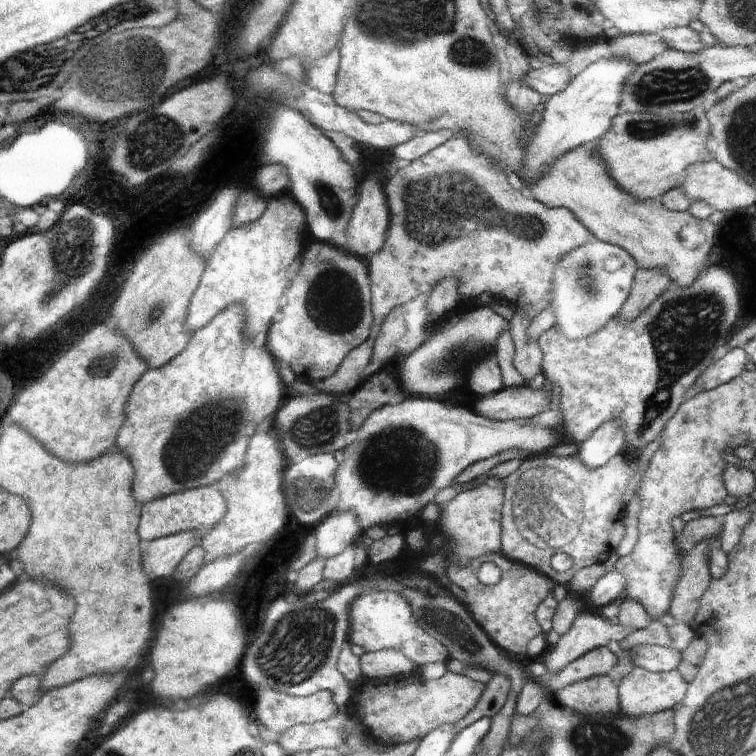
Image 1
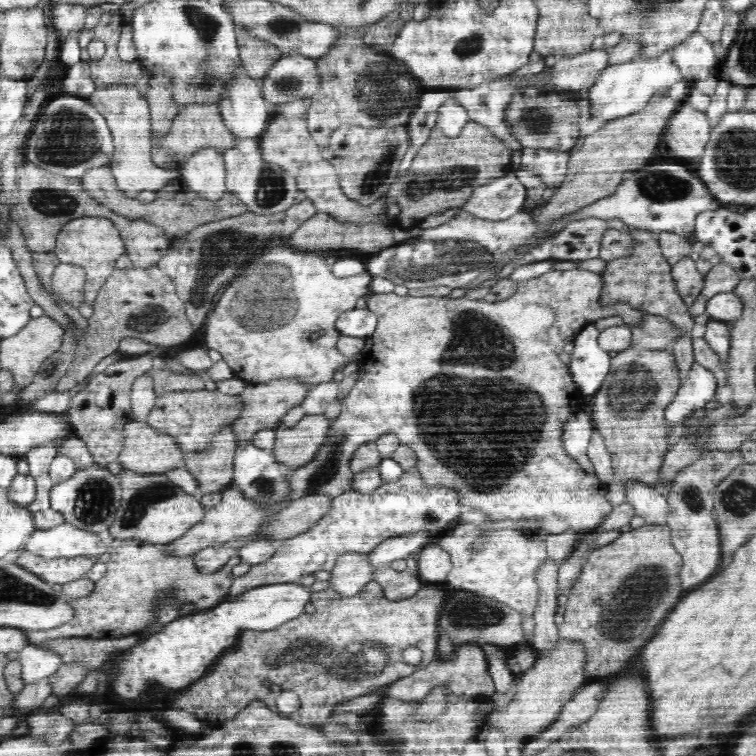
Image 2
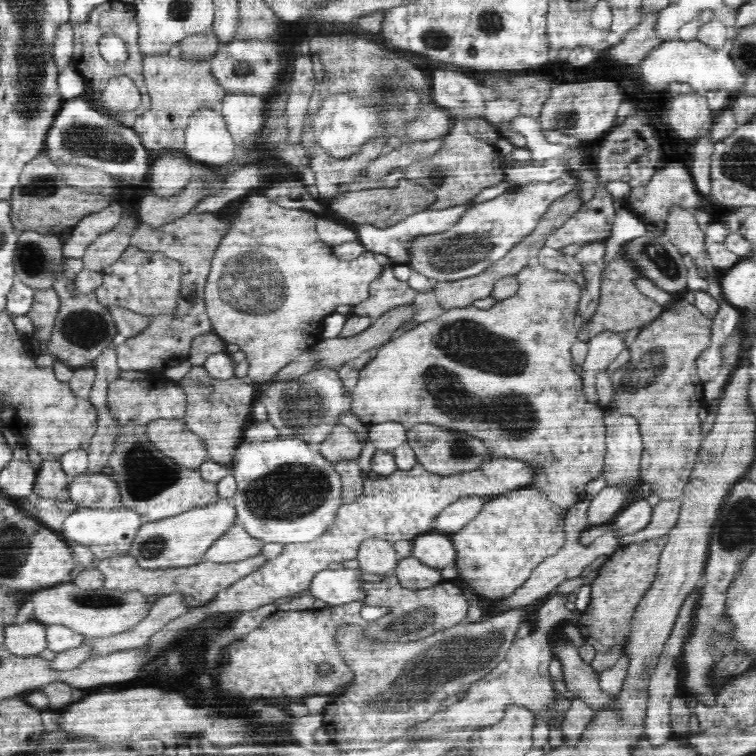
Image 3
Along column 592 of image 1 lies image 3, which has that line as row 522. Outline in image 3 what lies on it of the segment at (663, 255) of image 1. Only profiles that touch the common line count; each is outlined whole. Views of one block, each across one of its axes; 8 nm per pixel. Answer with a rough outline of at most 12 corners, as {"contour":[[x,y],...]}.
{"contour":[[227,499],[144,522],[128,554],[192,566],[237,521]]}

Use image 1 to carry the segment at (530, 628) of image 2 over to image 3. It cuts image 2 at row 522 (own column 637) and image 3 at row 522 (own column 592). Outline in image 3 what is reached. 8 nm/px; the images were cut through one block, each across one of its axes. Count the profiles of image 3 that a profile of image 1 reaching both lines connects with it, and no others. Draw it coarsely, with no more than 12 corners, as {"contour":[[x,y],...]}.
{"contour":[[534,486],[451,534],[459,583],[502,600],[565,543]]}

